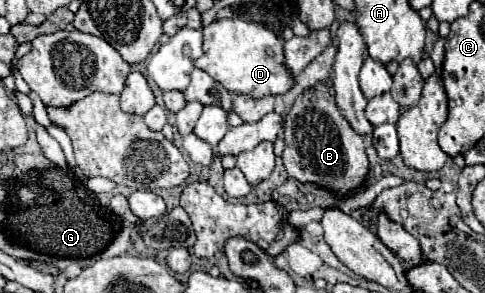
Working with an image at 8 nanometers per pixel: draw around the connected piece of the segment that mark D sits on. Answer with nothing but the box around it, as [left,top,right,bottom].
[194,17,296,99]

